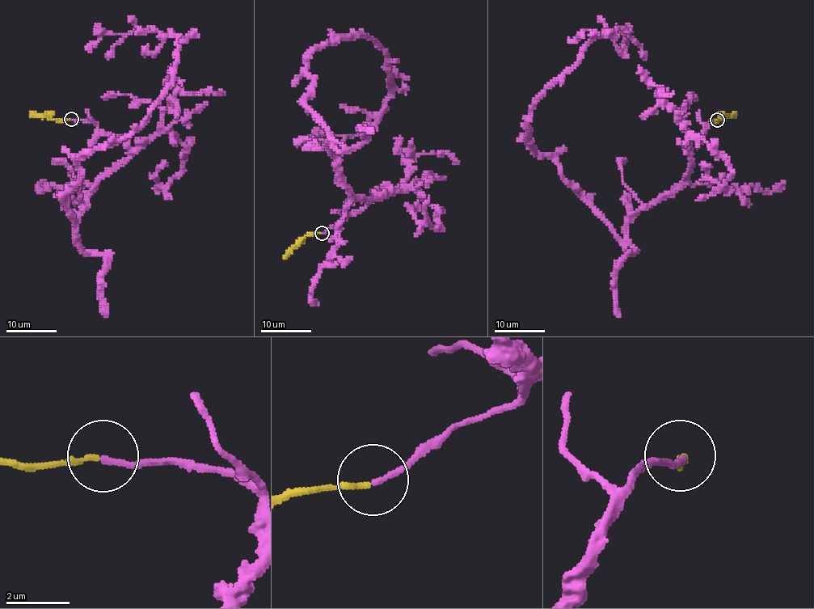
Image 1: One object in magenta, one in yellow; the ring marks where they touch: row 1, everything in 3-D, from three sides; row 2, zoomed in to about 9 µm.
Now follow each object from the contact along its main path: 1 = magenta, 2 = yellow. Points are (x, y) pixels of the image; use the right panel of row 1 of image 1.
1: (716, 120), (623, 242), (528, 139), (533, 99), (594, 36), (630, 31), (621, 52)
2: (717, 120), (732, 116), (736, 118)

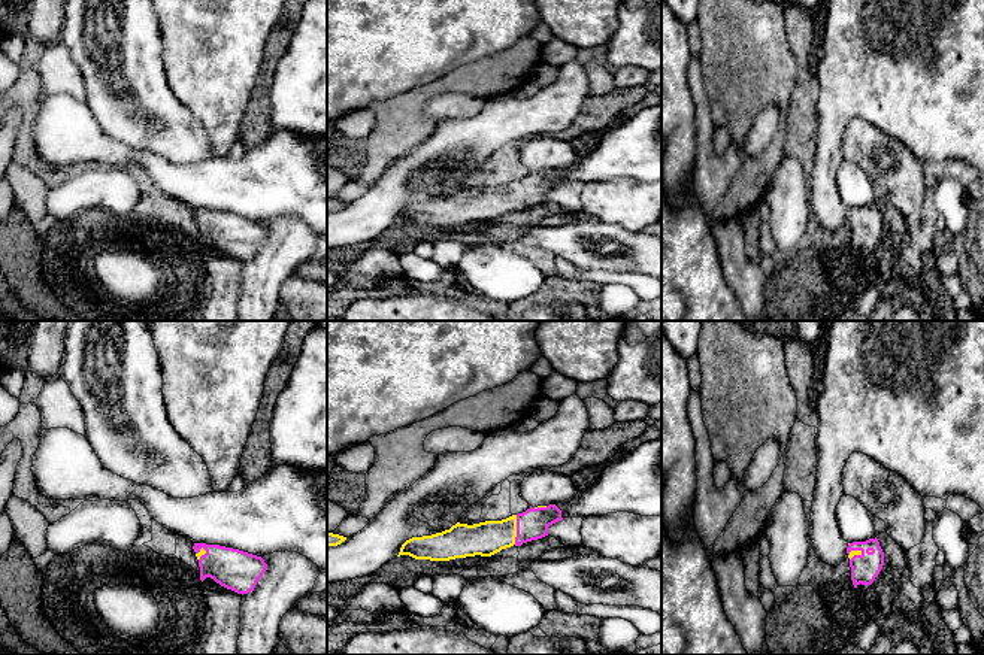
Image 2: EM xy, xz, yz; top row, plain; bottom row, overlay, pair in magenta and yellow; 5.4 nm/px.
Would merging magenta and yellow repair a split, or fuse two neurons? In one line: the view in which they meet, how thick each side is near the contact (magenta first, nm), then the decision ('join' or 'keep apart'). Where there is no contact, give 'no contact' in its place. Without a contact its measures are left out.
meets magenta in xz; 160 nm thick on the magenta side, 190 nm on the other; join

